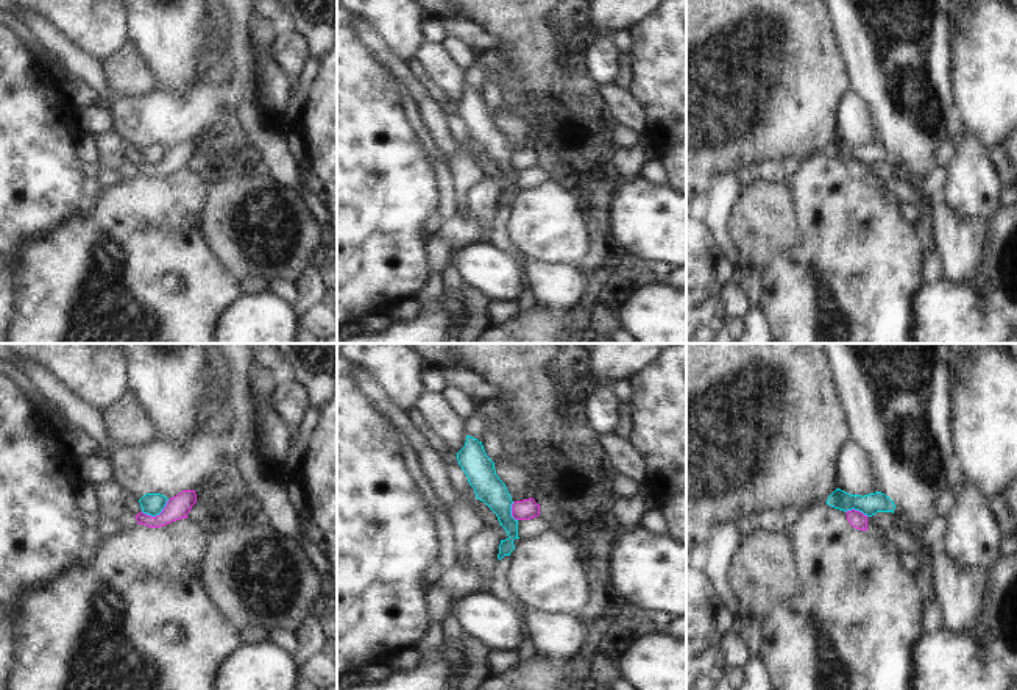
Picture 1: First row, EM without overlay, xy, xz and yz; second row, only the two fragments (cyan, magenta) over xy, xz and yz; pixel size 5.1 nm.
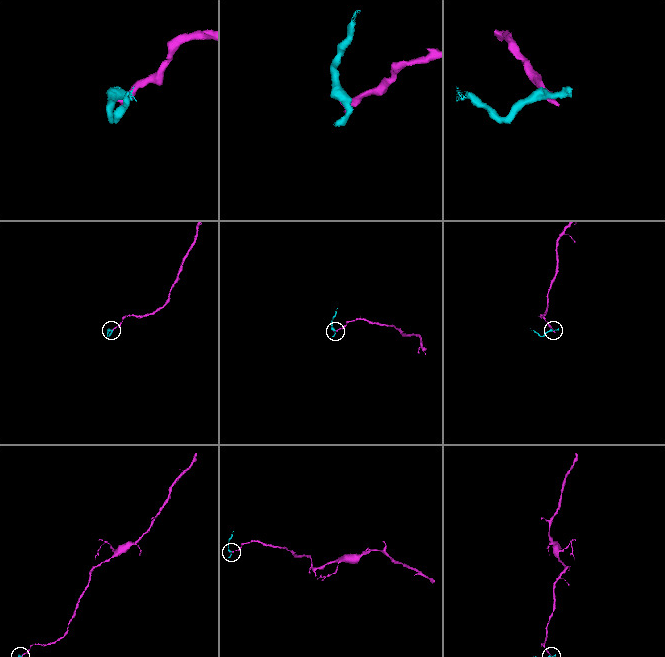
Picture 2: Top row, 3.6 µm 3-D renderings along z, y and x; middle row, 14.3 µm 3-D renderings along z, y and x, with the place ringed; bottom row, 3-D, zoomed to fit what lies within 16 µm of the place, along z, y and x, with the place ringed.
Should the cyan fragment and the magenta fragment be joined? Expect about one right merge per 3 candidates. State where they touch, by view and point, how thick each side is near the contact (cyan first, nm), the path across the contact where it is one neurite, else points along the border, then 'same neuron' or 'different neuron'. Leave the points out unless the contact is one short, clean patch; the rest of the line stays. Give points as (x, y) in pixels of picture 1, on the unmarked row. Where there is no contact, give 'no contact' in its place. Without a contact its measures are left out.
xy (156, 164) | 110/120 nm | along xy (169, 150), (155, 166), (142, 163) | different neuron

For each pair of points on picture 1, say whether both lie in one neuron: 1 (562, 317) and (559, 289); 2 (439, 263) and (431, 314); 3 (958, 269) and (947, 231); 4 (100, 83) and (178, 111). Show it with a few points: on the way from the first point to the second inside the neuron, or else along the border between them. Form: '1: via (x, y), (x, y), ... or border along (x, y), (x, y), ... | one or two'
1: border along (537, 302), (551, 308), (570, 309) | two
2: border along (454, 259), (442, 272) | two
3: via (958, 259), (956, 241) | one
4: via (117, 103), (125, 111), (158, 111) | one

